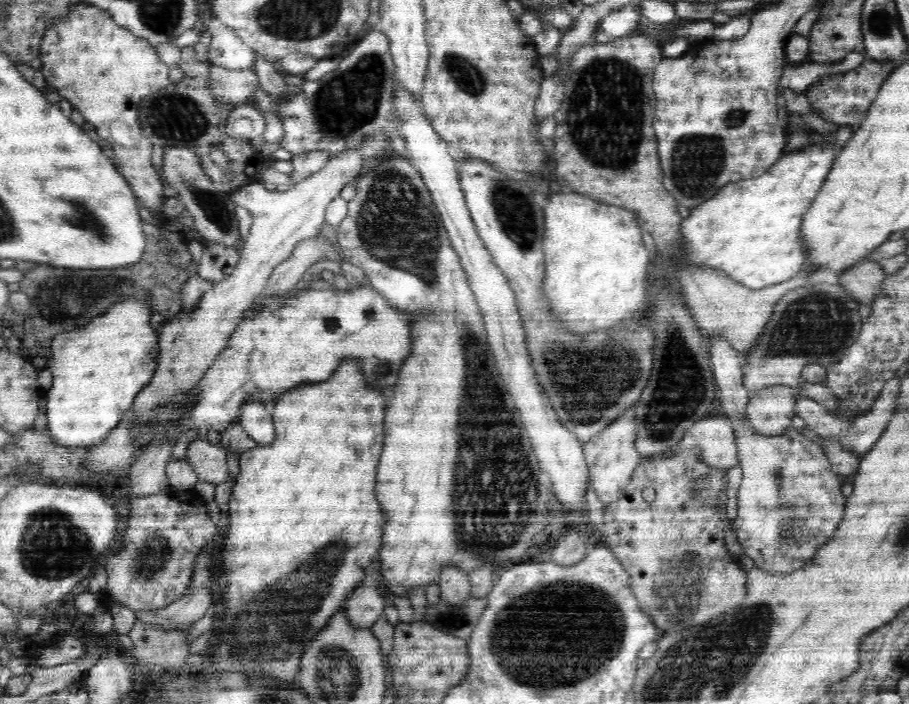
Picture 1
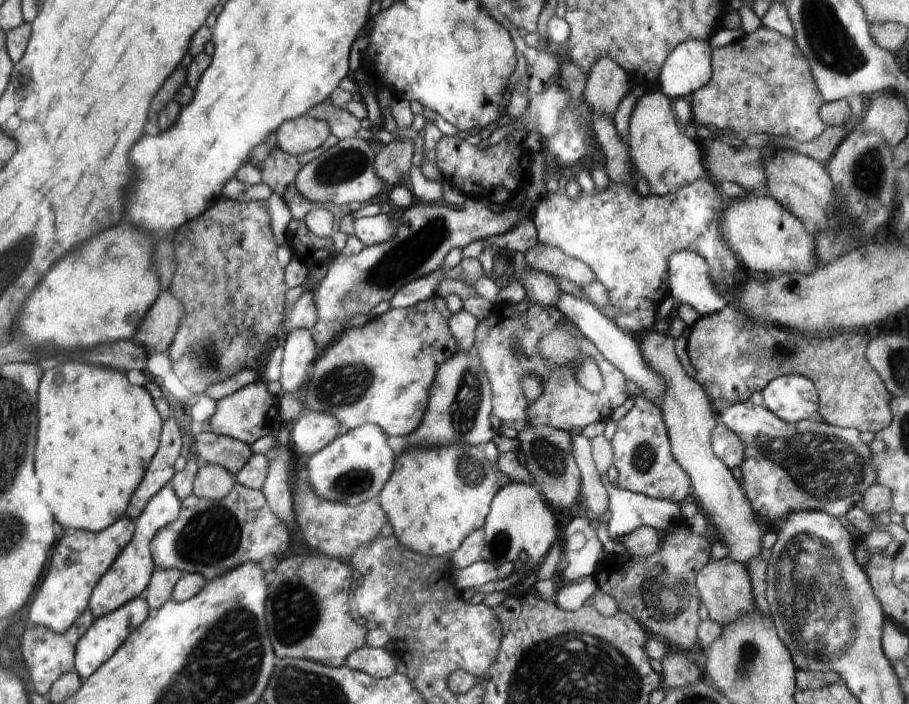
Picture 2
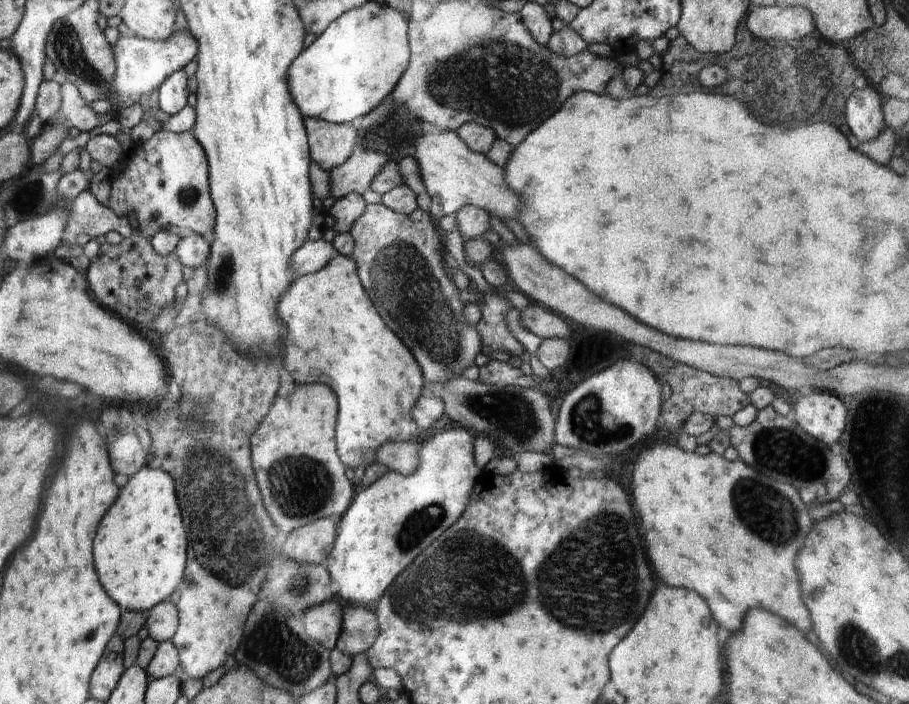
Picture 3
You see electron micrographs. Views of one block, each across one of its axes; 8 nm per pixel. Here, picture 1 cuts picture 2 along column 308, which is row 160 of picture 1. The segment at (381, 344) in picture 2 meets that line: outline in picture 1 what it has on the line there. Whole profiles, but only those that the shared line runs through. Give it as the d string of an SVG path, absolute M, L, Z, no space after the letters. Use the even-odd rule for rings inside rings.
M394 153L395 155L386 160L378 158L377 162L366 164L366 172L353 180L356 184L356 196L347 202L346 218L335 227L335 231L337 245L343 260L360 267L365 272L369 284L374 286L378 292L382 292L382 296L386 296L386 300L390 300L390 306L394 306L396 310L408 312L412 316L412 352L410 352L410 358L404 360L404 364L398 372L398 380L396 380L392 398L386 406L384 448L382 448L382 456L380 456L376 484L376 496L387 521L383 531L382 547L379 551L384 584L378 587L378 590L381 590L383 597L391 593L389 596L408 598L411 590L426 590L431 582L439 585L442 567L446 565L458 567L470 574L482 565L496 566L504 561L522 558L524 554L528 554L536 536L546 532L548 525L554 520L554 510L548 504L552 493L551 483L548 482L548 476L541 470L538 459L530 448L528 434L520 422L520 413L516 412L516 407L512 404L512 397L497 374L494 355L490 352L484 321L476 297L470 288L459 256L451 245L441 216L434 206L432 195L411 160Z

